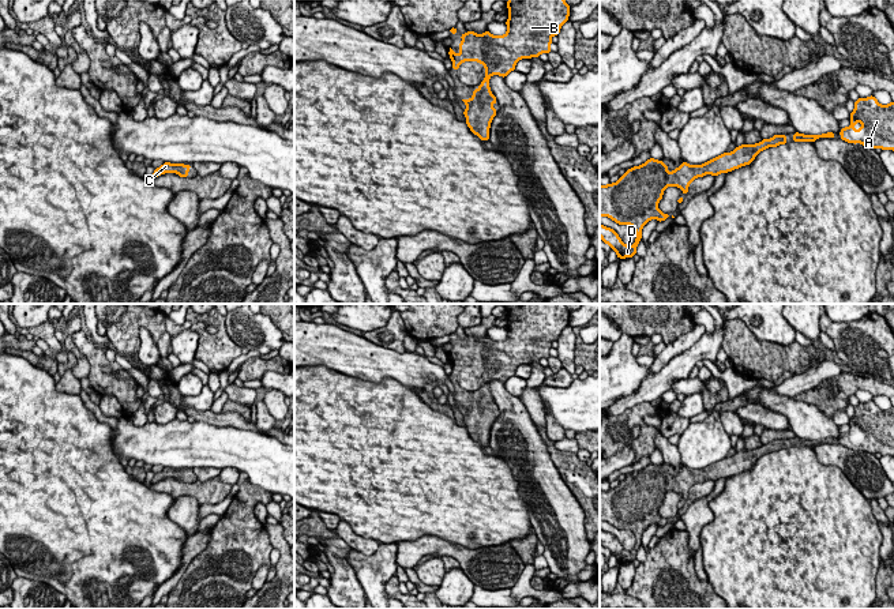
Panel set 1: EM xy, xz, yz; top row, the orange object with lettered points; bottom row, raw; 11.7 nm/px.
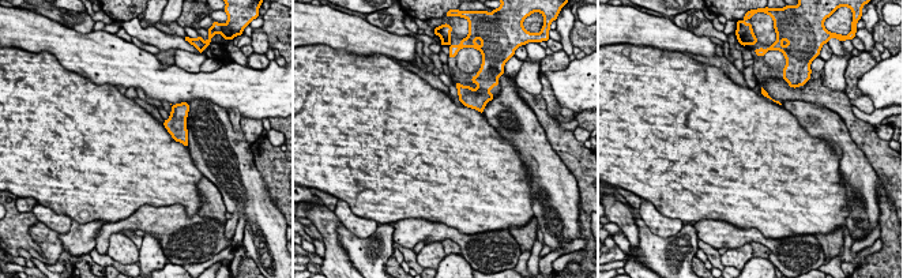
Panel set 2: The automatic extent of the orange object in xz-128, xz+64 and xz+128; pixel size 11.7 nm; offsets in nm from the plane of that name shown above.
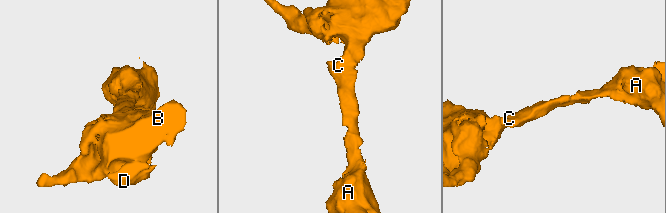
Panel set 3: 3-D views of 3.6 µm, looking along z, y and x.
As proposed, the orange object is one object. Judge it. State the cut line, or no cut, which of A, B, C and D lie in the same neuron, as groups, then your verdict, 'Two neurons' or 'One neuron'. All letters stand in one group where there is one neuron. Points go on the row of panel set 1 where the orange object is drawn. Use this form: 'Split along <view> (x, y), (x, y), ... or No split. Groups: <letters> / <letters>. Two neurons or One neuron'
No split. Groups: A B C D. One neuron

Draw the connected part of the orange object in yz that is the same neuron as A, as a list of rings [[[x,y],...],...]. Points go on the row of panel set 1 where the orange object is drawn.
[[[871,95],[859,98],[854,102],[854,110],[850,113],[850,127],[841,129],[841,139],[848,143],[869,149],[882,149],[894,151],[894,102],[880,105]]]

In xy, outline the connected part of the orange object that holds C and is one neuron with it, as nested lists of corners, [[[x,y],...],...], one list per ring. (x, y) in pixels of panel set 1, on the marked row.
[[[164,162],[162,166],[157,168],[153,173],[153,178],[165,174],[165,173],[176,173],[180,177],[188,177],[188,170],[191,169],[191,163],[187,166],[185,163],[170,163],[170,162]]]

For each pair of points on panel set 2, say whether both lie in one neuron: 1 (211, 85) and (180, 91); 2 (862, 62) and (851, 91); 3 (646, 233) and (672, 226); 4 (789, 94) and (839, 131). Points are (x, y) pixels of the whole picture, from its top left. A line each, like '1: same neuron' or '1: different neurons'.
1: same neuron
2: same neuron
3: different neurons
4: different neurons

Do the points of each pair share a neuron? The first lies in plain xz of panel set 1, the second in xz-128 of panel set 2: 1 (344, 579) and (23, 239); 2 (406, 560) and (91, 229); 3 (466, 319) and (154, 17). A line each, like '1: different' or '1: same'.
1: different
2: different
3: same

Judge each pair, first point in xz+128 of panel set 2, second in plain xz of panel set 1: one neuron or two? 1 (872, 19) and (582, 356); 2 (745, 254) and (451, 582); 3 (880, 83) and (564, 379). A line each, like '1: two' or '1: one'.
1: two
2: two
3: two

